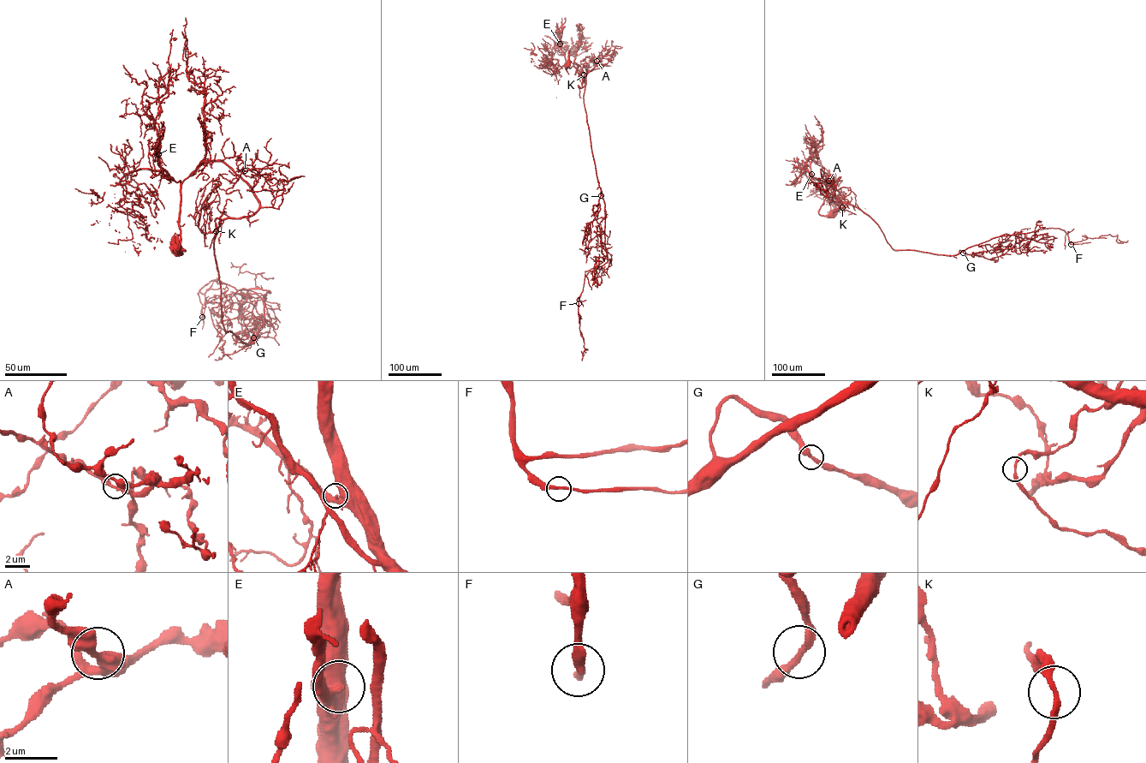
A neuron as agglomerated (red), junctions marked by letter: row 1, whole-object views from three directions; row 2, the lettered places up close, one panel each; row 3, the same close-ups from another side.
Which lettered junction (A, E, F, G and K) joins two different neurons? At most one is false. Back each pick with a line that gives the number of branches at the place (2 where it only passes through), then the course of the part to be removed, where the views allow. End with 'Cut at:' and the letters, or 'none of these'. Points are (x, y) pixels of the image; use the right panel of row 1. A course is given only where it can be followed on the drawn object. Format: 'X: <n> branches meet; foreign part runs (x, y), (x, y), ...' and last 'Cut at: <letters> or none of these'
Cut at: none of these

